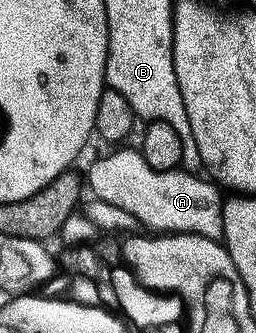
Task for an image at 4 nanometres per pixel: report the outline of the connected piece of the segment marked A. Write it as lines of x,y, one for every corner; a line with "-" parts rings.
114,150
111,156
98,160
90,168
90,180
88,176
88,188
94,191
94,200
108,202
108,206
120,206
124,214
132,214
132,218
143,229
154,234
173,234
176,236
202,236
205,240
222,240
222,206
223,193
217,183
209,179
201,180
201,175
185,170
176,172
157,172
148,166
148,162
142,157
141,151
122,152
126,150

